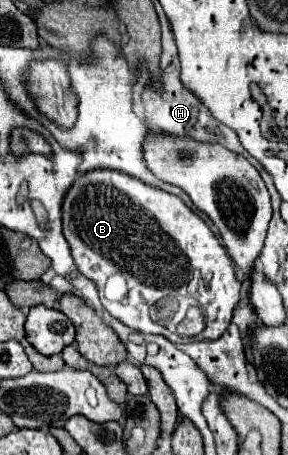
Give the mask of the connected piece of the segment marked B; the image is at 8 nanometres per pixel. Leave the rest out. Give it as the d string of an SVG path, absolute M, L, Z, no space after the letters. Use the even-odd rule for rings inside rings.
M94 169L80 175L62 201L62 231L72 249L72 257L78 269L96 283L100 301L104 309L126 327L140 331L140 333L160 333L172 343L192 343L192 341L206 341L218 339L230 325L232 311L240 301L240 281L236 279L232 259L228 251L220 245L214 237L210 227L190 211L176 195L164 193L154 189L140 179L128 177L124 173L112 169ZM192 279L198 279L198 289L194 297L204 309L206 327L196 337L182 337L178 333L168 331L166 327L154 323L150 319L150 309L156 305L158 299L166 297L168 291L186 289Z

